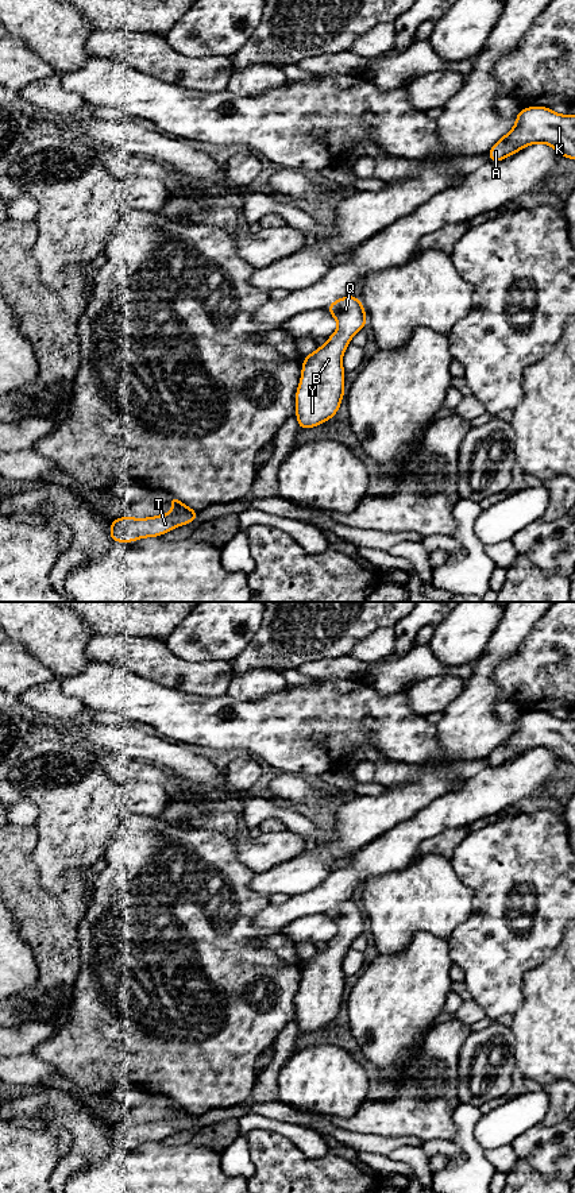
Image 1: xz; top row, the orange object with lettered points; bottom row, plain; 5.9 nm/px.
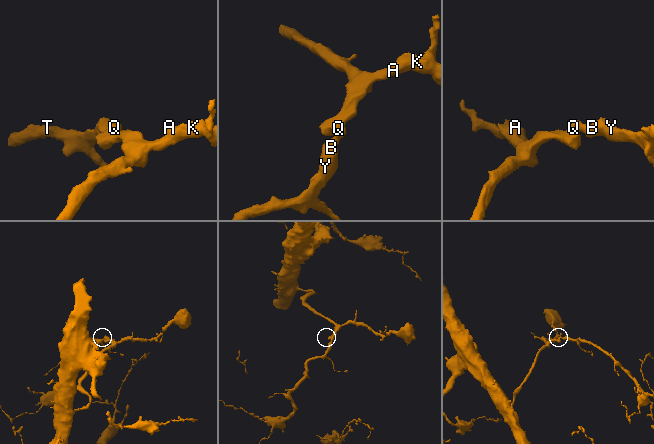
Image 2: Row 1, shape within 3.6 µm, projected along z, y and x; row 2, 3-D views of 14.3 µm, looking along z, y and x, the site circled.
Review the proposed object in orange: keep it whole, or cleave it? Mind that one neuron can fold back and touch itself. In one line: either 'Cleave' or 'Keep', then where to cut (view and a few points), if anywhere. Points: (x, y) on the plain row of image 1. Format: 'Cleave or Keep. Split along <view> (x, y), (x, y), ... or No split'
Keep. No split

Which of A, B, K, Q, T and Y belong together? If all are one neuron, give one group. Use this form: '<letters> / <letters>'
A B K Q T Y

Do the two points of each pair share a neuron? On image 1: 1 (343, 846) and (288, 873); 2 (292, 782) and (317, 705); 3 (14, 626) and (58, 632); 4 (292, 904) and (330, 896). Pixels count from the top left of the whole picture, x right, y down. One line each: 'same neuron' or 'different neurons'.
1: same neuron
2: different neurons
3: same neuron
4: same neuron

